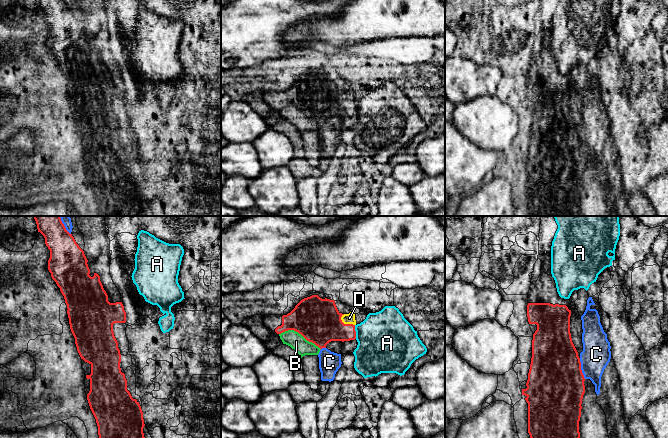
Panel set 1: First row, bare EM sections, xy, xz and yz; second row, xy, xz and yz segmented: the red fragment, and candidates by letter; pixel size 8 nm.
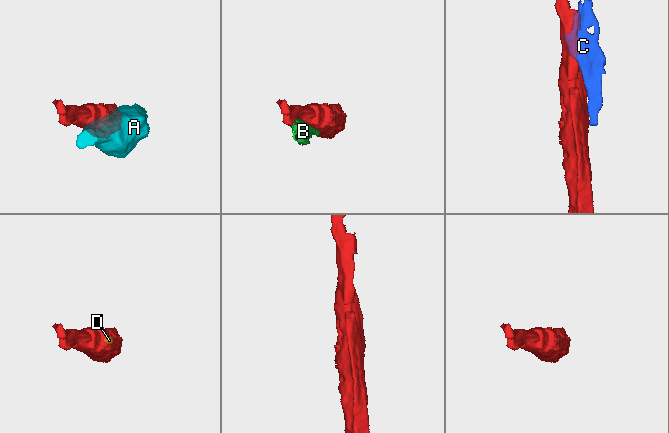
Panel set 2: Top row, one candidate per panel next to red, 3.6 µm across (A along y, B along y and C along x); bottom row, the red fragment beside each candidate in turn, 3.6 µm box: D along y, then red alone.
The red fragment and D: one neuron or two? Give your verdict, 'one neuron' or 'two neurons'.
two neurons

